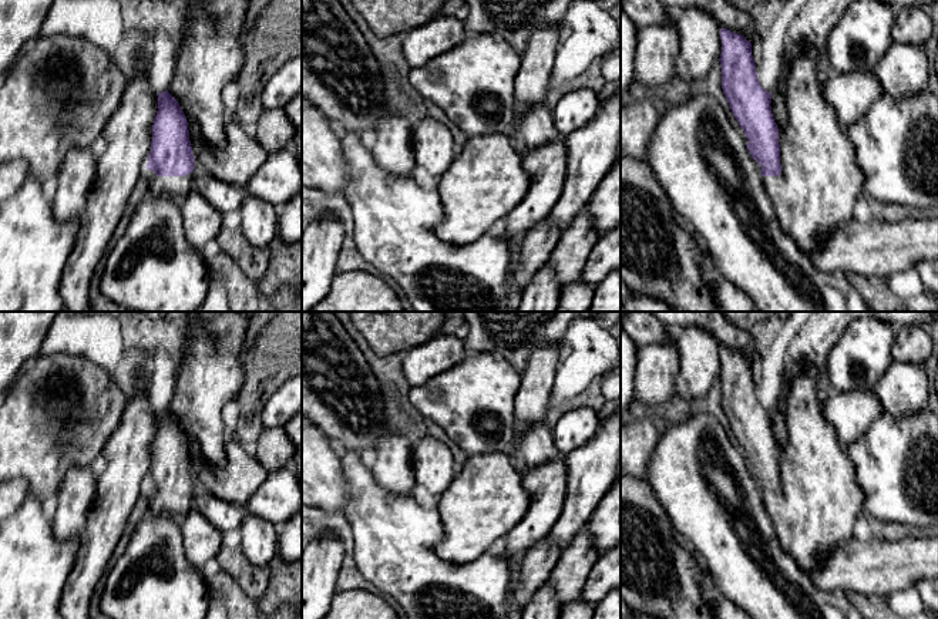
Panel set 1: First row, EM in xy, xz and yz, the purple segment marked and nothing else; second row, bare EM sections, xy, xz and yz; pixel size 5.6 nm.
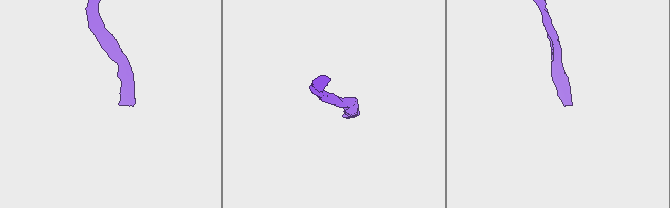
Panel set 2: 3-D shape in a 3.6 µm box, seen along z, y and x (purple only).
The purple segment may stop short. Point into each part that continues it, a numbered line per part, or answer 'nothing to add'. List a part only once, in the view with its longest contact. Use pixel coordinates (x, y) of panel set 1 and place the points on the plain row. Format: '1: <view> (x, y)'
1: yz (820, 501)

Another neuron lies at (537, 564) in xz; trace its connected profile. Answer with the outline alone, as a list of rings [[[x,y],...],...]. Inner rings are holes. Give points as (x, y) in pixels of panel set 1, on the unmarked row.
[[[547,535],[524,554],[520,562],[518,583],[510,599],[517,608],[524,610],[538,588],[549,579],[561,552],[562,549],[549,542]]]

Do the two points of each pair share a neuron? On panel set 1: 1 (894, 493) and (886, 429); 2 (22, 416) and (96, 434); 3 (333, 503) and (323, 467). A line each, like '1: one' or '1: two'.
1: one
2: one
3: one

